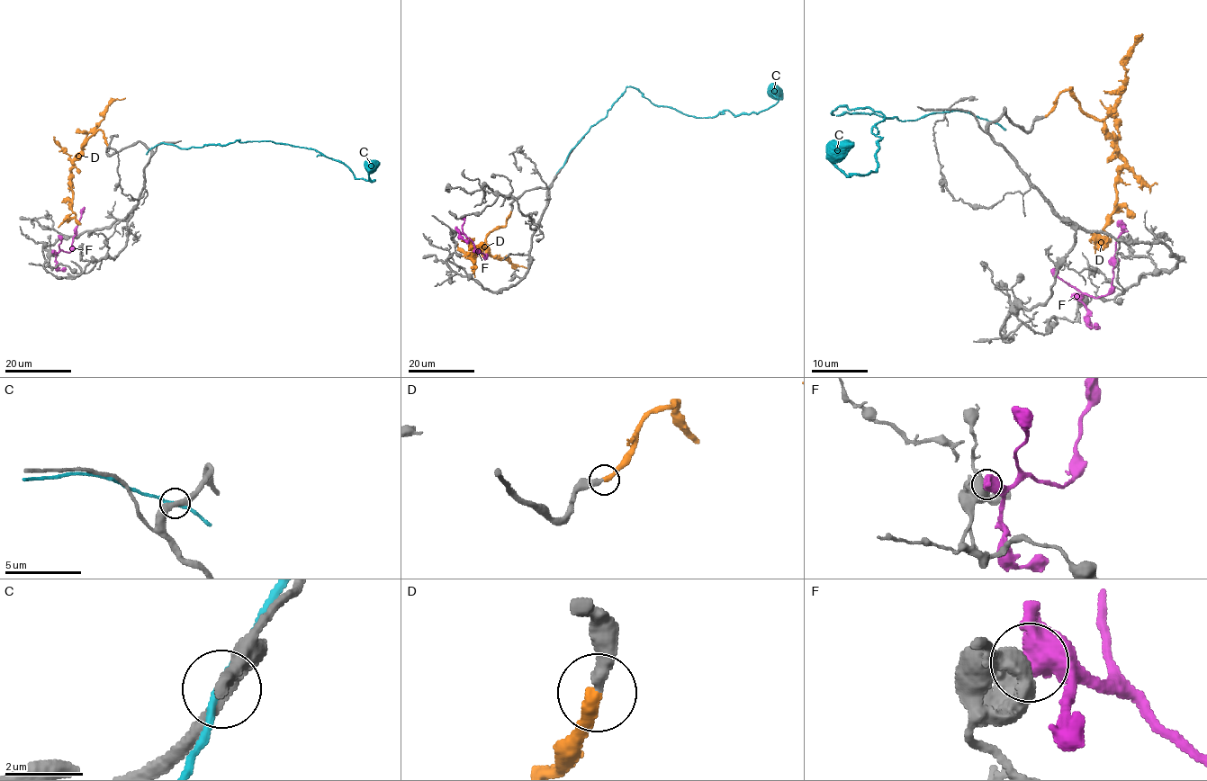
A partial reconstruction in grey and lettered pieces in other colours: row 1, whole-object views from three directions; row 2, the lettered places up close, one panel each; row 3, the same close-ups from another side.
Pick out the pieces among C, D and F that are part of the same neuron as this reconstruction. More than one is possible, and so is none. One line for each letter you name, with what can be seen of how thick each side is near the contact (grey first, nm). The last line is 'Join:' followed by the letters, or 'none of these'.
D: Thickness 340 nm (grey) against 340 nm
Join: D

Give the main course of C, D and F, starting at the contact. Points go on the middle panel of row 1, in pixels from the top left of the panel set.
C: (553, 181), (569, 152), (626, 87), (656, 105), (700, 118), (770, 108), (778, 101), (772, 89), (781, 99)
D: (511, 211), (507, 224), (497, 226), (488, 236), (486, 245), (474, 257), (475, 246), (478, 246), (461, 241)
F: (456, 231), (472, 241), (476, 251), (485, 256), (488, 255)

